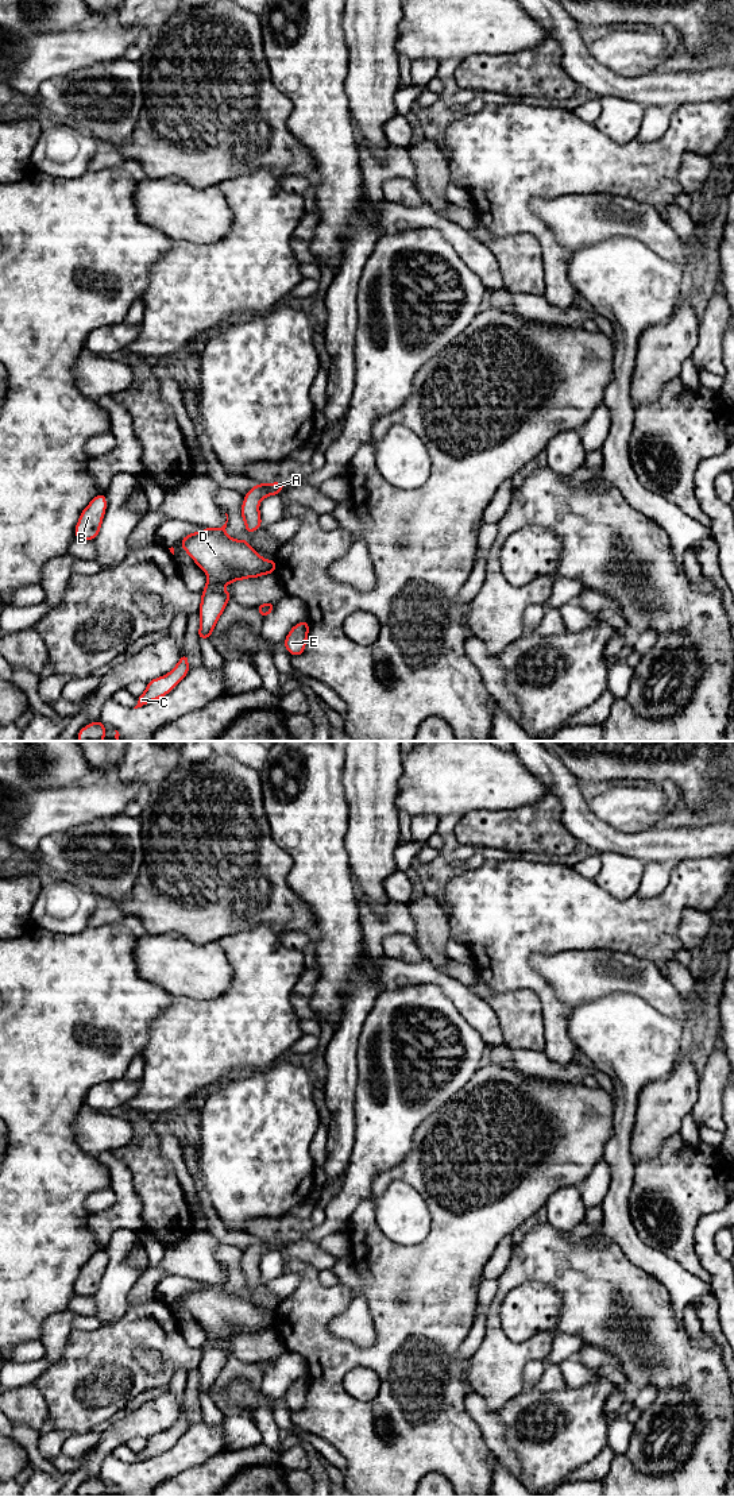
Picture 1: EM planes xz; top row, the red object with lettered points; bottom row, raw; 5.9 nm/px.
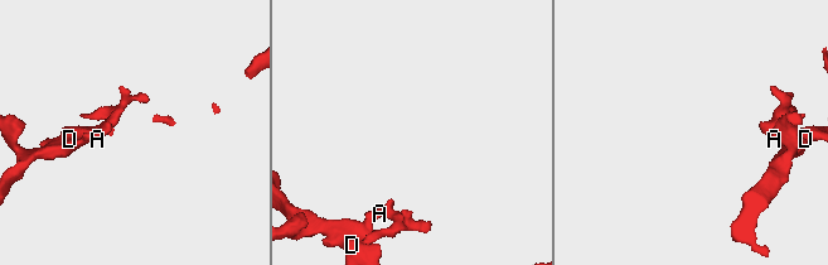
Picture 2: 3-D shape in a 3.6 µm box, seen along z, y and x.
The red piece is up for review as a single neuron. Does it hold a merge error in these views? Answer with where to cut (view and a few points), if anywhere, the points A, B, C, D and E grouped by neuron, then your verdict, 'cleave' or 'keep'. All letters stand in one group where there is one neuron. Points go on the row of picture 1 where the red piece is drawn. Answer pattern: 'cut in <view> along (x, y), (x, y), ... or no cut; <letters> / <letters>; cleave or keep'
no cut; A B C D E; keep

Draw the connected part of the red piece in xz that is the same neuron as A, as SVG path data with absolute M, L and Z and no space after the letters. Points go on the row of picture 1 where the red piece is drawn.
M283 482L258 483L247 491L240 509L247 535L258 530L262 526L259 512L260 501L269 495L279 495L281 490L285 487L286 485Z

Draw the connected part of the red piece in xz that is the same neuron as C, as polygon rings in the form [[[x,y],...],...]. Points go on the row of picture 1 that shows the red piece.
[[[182,655],[177,665],[169,674],[147,682],[147,687],[144,692],[138,697],[138,705],[134,709],[142,707],[167,695],[178,684],[178,682],[189,674],[188,660],[189,655]]]

